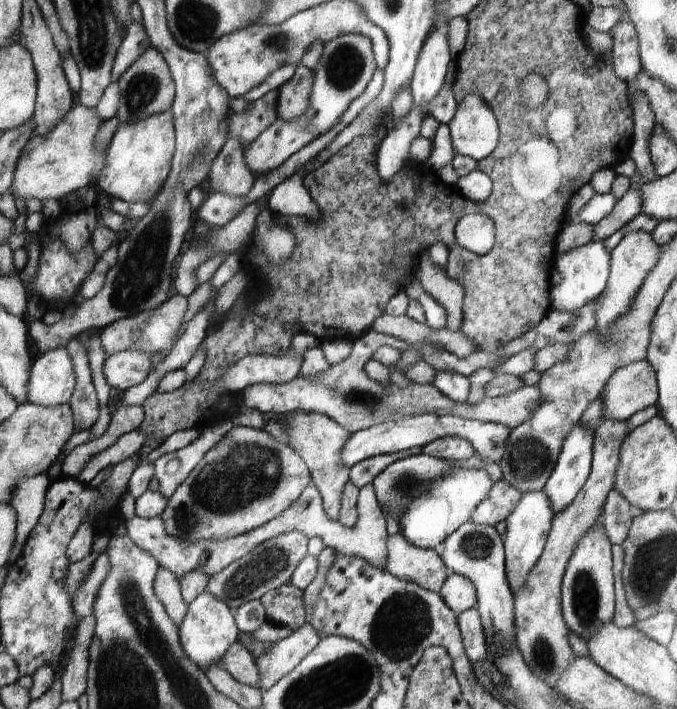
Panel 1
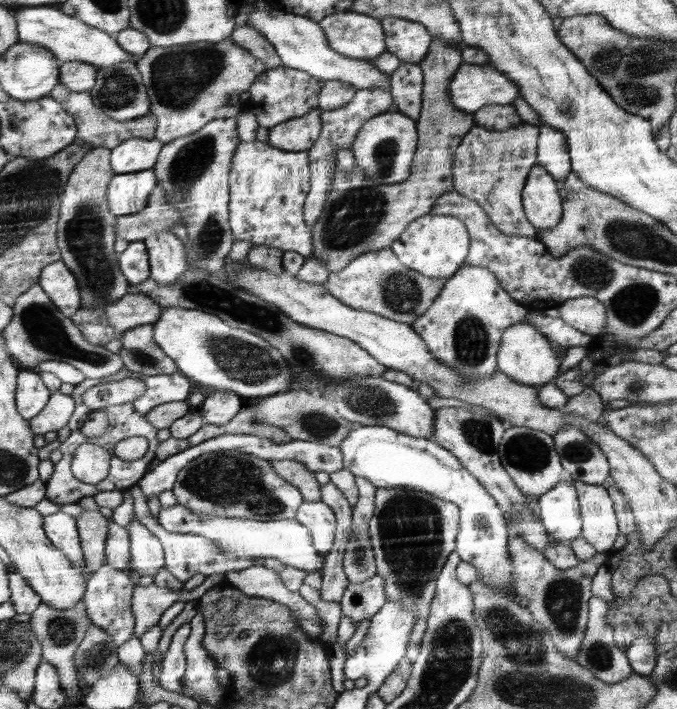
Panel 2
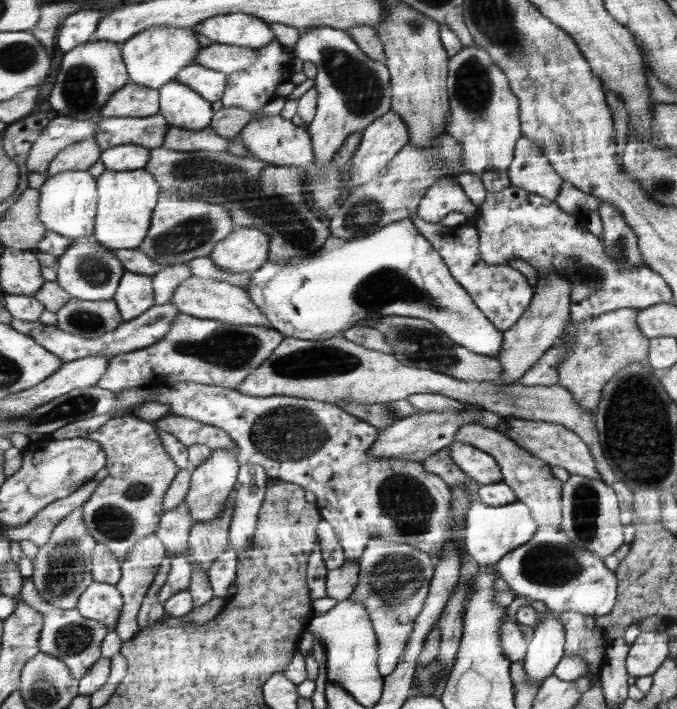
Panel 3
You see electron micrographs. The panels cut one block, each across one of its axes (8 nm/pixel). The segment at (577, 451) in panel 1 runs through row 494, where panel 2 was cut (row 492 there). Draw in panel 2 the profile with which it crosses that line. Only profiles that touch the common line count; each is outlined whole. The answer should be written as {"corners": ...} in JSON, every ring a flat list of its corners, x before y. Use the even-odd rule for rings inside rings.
{"corners":[[562,478,562,481,548,492,538,497,540,501,537,517,542,521,549,536,557,540,572,541,581,534,584,521,581,519,580,498,577,496,577,488,571,478]]}

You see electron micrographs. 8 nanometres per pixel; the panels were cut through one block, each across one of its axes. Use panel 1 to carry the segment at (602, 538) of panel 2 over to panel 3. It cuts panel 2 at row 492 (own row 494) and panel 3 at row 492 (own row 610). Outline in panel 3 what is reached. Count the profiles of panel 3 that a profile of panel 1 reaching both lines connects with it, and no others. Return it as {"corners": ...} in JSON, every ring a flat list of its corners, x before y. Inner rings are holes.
{"corners":[[466,423,459,428,456,438,452,442,465,442,490,453,499,465,503,474,503,481,510,485,510,488,517,495,517,500,527,504,532,510,533,519,538,526,559,526,561,524,562,501,561,490,563,482,554,478,551,465,541,457,534,456,529,450,523,449,517,441,510,440,510,437,498,431,476,423]]}

